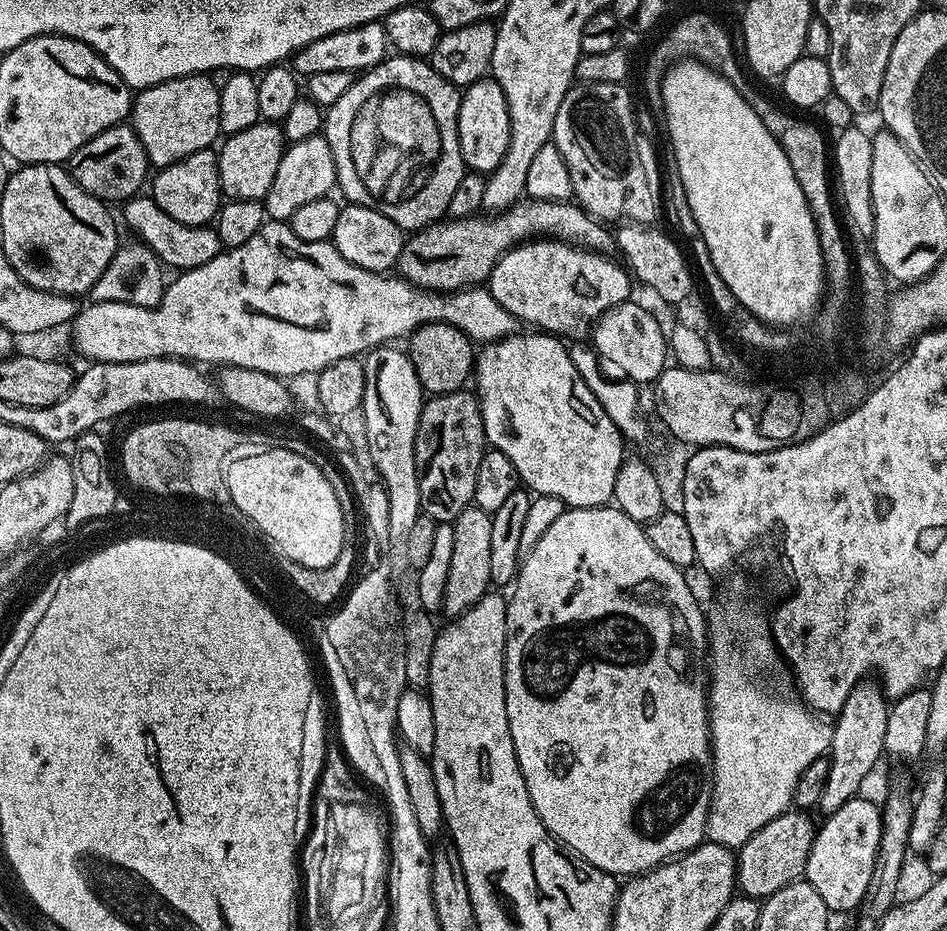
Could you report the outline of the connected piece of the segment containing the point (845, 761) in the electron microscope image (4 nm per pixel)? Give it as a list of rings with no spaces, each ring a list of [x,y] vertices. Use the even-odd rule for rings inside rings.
[[[862,680],[852,688],[842,710],[837,713],[830,749],[828,778],[825,791],[820,796],[819,807],[827,815],[837,812],[858,792],[858,785],[877,763],[885,749],[886,722],[888,721],[888,704],[875,682]]]

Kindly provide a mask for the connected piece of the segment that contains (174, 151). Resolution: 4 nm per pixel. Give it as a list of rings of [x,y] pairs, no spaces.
[[[204,74],[194,76],[180,76],[177,80],[167,80],[156,84],[152,88],[143,89],[135,97],[130,113],[130,127],[136,133],[140,144],[144,147],[149,165],[153,169],[161,170],[193,156],[195,152],[203,152],[213,147],[220,130],[220,90],[217,81],[212,81]]]

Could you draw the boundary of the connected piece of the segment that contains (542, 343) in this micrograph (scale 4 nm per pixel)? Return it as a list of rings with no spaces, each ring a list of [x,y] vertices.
[[[509,334],[495,342],[488,342],[483,345],[480,357],[476,360],[476,396],[478,411],[480,413],[479,427],[484,428],[484,436],[489,440],[495,451],[501,452],[505,458],[514,466],[517,477],[529,484],[527,487],[533,493],[542,496],[553,496],[558,498],[568,508],[598,508],[607,505],[614,497],[614,482],[620,469],[620,465],[626,459],[624,452],[625,437],[616,428],[615,422],[606,414],[606,410],[598,402],[598,398],[586,386],[584,380],[578,379],[576,361],[563,348],[561,341],[551,334],[532,334],[536,336],[520,336],[521,334]]]

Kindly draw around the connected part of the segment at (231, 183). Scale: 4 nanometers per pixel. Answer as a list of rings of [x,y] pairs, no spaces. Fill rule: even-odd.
[[[257,122],[246,130],[223,141],[224,149],[218,152],[218,167],[220,169],[220,190],[229,201],[259,200],[267,196],[270,186],[274,182],[274,174],[278,174],[280,160],[286,155],[286,141],[281,125],[276,122]]]

